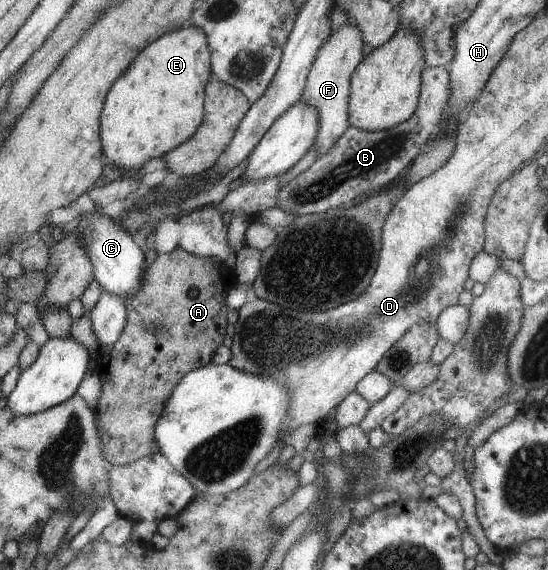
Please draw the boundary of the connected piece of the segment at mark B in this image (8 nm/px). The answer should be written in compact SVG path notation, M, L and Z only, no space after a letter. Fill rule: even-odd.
M425 66L421 72L419 94L413 116L401 125L384 131L347 128L325 154L278 190L277 207L296 217L324 213L353 204L357 202L357 196L371 190L375 192L393 182L403 168L407 170L426 143L438 134L438 125L450 100L448 67Z

